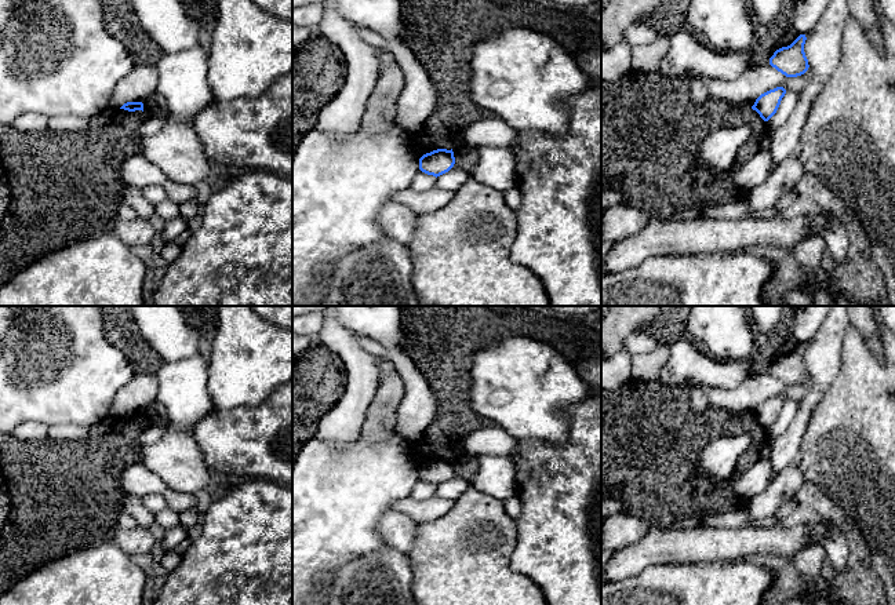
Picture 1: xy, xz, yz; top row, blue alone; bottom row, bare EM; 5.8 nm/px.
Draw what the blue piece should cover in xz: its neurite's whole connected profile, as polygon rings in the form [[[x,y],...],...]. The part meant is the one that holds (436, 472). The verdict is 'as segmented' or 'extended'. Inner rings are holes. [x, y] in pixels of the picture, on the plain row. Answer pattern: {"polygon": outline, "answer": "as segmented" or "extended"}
{"polygon": [[[437,458],[423,463],[419,467],[419,478],[428,484],[440,485],[448,481],[455,473],[454,460],[447,458]]], "answer": "as segmented"}

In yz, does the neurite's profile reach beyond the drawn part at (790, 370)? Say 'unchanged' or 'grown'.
unchanged

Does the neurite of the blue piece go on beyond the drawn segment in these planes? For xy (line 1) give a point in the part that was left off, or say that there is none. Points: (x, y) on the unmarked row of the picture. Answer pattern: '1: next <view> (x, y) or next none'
1: next none

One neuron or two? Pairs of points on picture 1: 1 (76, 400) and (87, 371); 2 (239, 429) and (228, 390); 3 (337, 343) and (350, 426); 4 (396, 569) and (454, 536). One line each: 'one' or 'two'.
1: one
2: two
3: one
4: two

